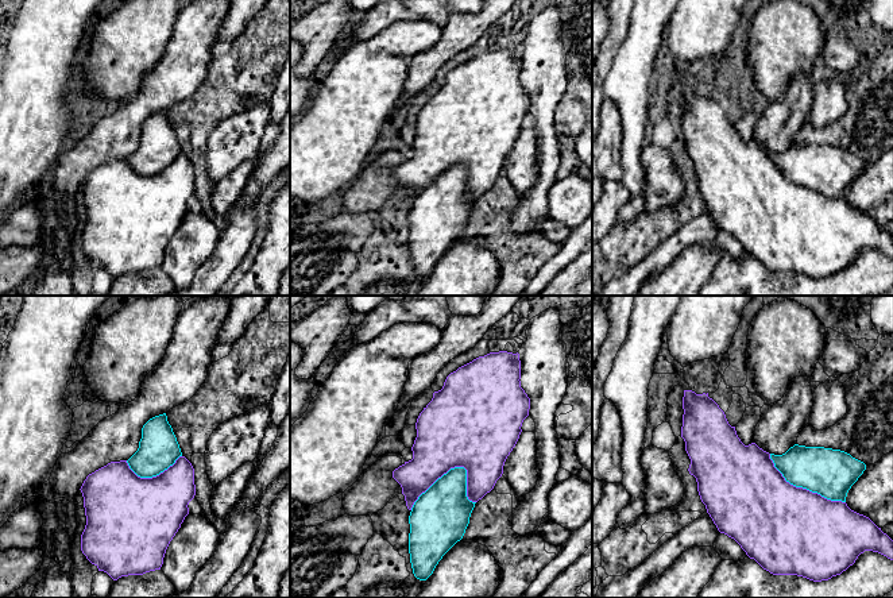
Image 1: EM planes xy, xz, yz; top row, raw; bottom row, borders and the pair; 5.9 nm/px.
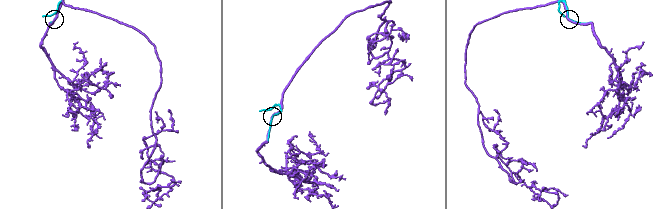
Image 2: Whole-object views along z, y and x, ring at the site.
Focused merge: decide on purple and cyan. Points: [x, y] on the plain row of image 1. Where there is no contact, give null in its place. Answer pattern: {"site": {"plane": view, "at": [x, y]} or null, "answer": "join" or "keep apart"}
{"site": {"plane": "xz", "at": [436, 177]}, "answer": "join"}

